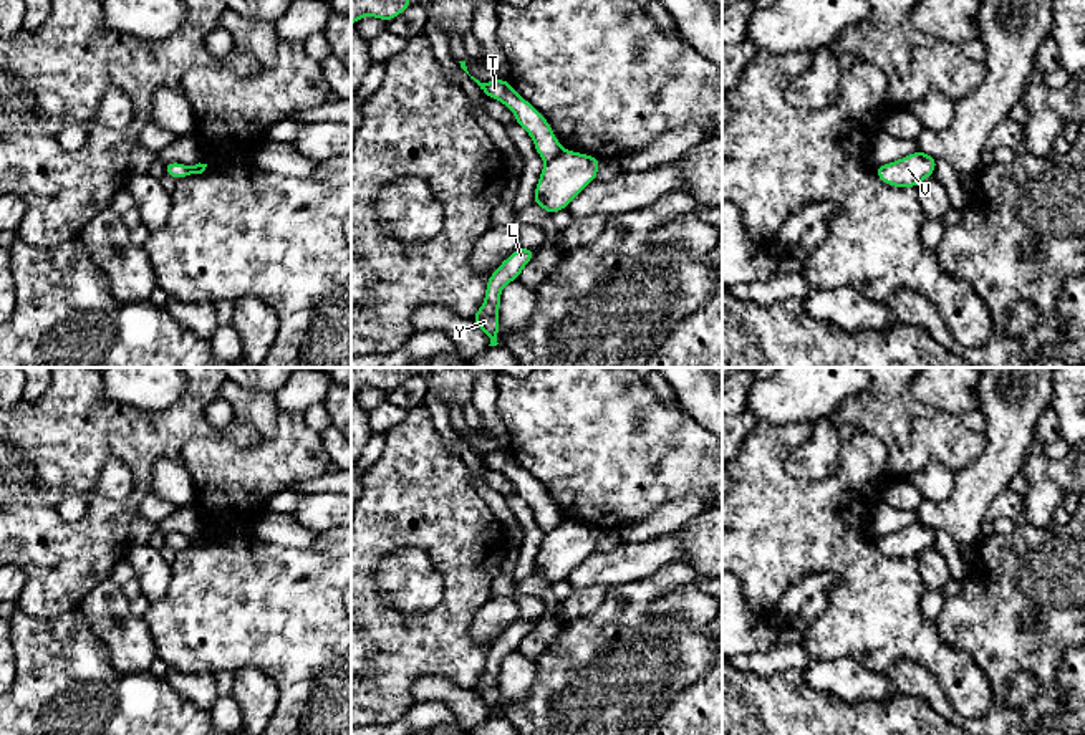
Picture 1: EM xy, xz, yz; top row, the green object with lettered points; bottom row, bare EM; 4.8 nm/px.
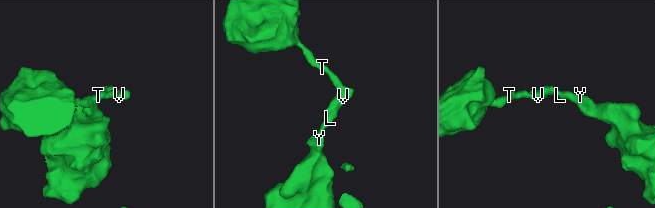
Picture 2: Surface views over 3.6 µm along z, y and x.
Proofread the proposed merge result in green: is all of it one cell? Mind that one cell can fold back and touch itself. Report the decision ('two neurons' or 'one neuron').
two neurons

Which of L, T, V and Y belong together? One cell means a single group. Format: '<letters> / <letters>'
L V Y / T

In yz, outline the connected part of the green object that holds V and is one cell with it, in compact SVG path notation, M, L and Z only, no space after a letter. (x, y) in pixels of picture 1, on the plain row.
M914 523L899 531L875 538L876 546L893 558L918 558L936 541L936 528L926 523Z

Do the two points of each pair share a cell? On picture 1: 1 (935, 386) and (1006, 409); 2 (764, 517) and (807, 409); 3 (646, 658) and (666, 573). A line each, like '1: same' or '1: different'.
1: different
2: different
3: same

